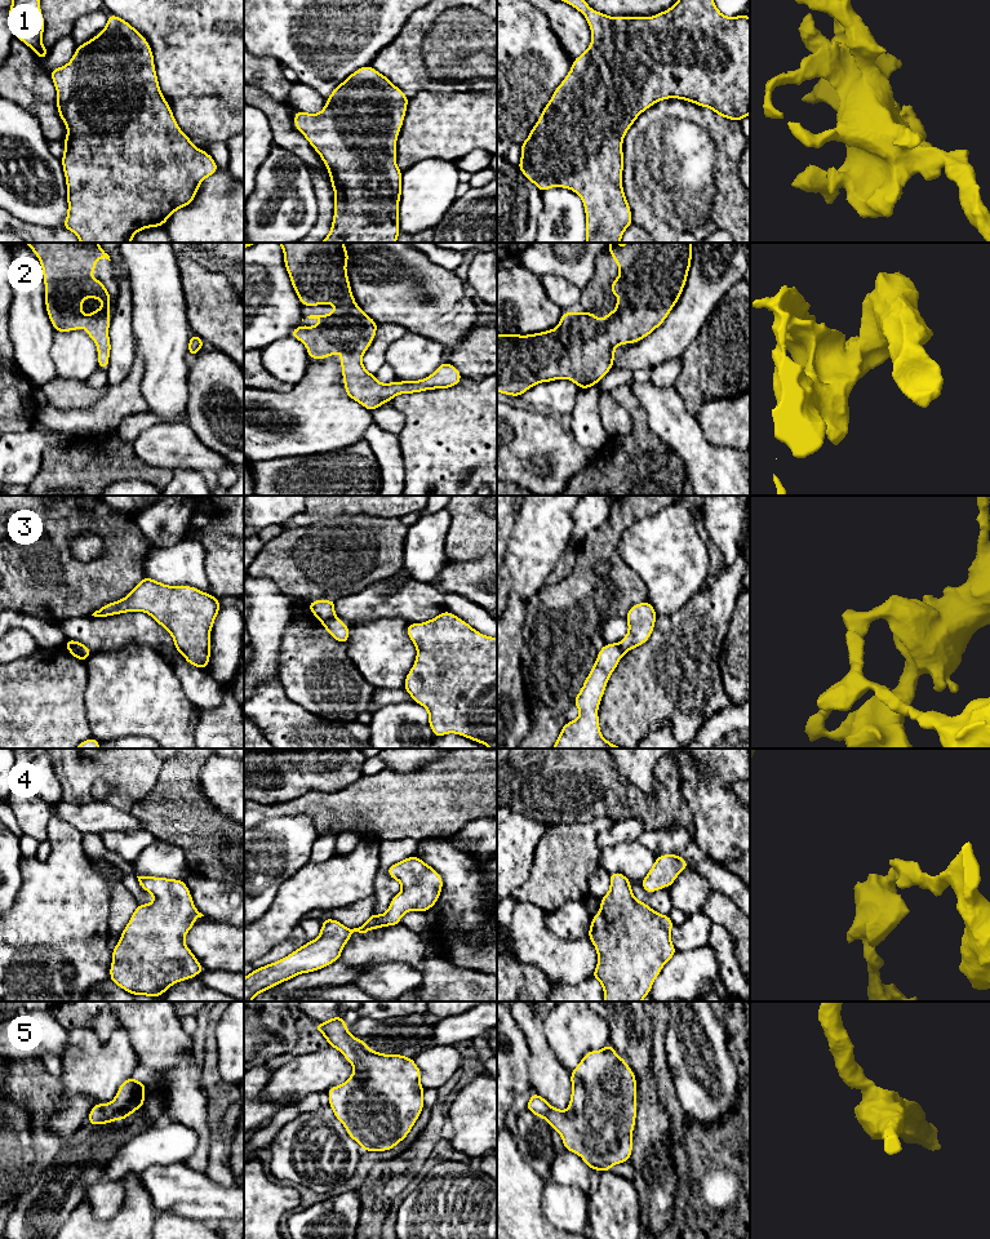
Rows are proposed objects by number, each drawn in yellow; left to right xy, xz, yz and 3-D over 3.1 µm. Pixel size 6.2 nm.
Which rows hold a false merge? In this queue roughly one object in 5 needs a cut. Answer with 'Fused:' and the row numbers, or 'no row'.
Fused: 3

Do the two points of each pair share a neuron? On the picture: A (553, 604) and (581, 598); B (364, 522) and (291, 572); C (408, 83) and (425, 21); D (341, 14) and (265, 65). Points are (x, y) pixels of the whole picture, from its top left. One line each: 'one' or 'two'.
A: one
B: one
C: one
D: two

